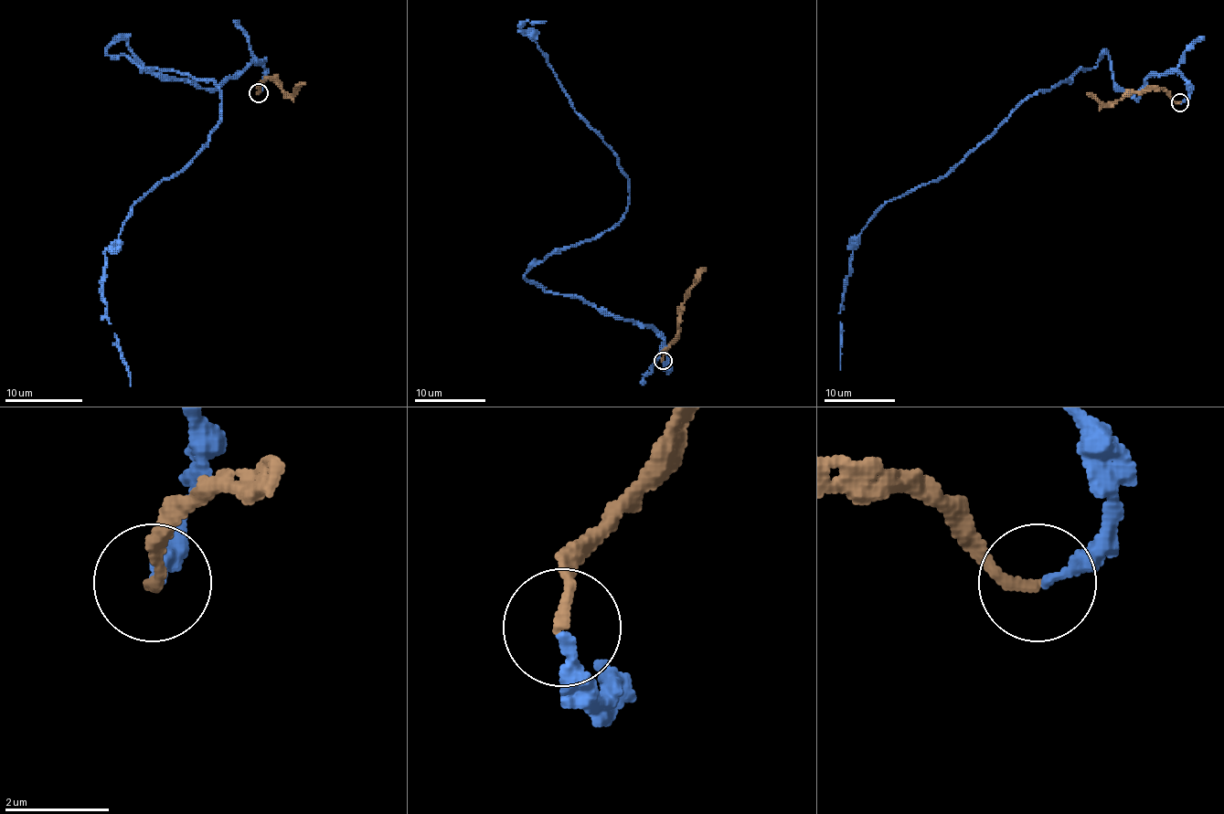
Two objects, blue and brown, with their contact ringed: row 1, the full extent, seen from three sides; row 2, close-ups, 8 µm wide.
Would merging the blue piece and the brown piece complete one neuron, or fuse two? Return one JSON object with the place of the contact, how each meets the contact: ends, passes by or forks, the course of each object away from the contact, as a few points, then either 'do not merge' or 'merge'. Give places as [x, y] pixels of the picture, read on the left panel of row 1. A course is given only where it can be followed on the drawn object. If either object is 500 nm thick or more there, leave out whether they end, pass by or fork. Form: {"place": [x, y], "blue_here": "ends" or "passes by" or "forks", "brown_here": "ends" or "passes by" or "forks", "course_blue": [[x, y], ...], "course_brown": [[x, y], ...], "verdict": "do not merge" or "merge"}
{"place": [258, 92], "blue_here": "ends", "brown_here": "ends", "course_blue": [[259, 92], [262, 59], [198, 89], [107, 49], [221, 100], [105, 251], [130, 385]], "course_brown": [[259, 92], [268, 79], [274, 79], [292, 94], [305, 82]], "verdict": "merge"}

